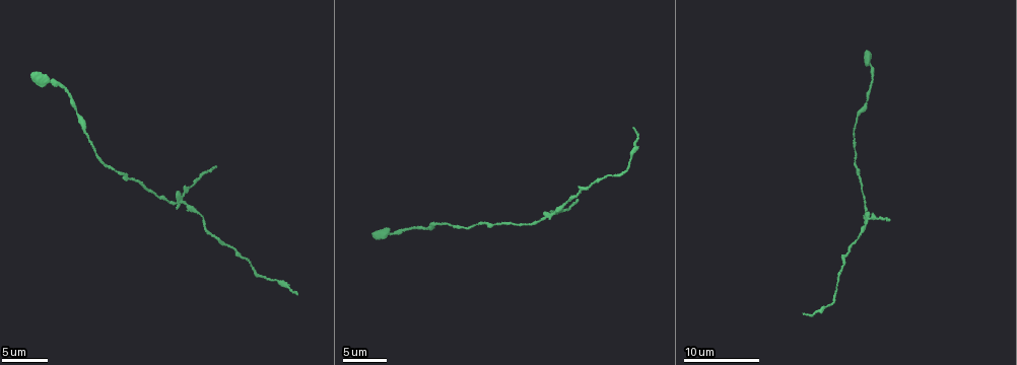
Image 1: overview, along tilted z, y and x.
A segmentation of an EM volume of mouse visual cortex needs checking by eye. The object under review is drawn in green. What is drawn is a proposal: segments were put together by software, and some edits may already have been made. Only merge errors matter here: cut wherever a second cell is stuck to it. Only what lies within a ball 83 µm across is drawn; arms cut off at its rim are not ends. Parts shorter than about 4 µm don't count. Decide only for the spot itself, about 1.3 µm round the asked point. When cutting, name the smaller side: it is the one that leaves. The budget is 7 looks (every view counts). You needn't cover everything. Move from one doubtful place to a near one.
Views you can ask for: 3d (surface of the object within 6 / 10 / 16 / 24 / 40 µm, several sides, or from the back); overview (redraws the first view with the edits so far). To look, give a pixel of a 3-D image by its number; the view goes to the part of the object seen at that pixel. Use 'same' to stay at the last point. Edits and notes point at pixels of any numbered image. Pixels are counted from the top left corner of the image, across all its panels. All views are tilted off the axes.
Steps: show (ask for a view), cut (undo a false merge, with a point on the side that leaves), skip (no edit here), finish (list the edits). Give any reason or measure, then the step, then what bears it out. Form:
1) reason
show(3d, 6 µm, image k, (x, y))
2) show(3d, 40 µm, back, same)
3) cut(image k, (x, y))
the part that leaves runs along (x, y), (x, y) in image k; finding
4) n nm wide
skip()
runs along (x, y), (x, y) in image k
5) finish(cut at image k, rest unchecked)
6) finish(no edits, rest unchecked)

calibre changes
show(3d, 6 µm, image 1, (435, 224))

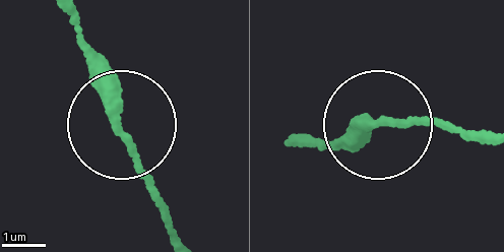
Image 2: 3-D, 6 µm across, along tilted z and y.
170 nm wide
skip()
runs along (489, 131), (407, 116), (361, 123), (322, 148) in image 2; one cell here

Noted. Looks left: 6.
thick turns thin
show(3d, 10 µm, image 1, (870, 67))

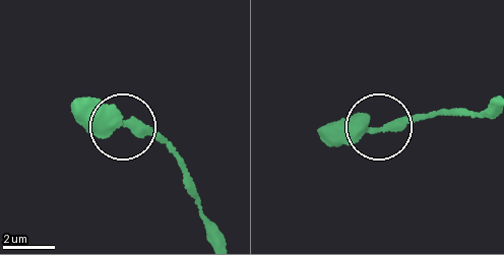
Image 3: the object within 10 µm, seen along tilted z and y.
300 nm wide
skip()
runs along (490, 107), (478, 113), (459, 108), (373, 131), (318, 129) in image 3; one cell here

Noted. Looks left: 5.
show(3d, 6 µm, image 1, (868, 218))

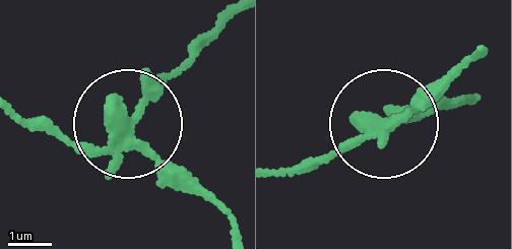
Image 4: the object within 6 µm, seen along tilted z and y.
cut(image 4, (157, 95))
the part that leaves runs along (118, 140), (230, 20) in image 4; two cells meet here

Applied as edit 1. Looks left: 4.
show(overview)

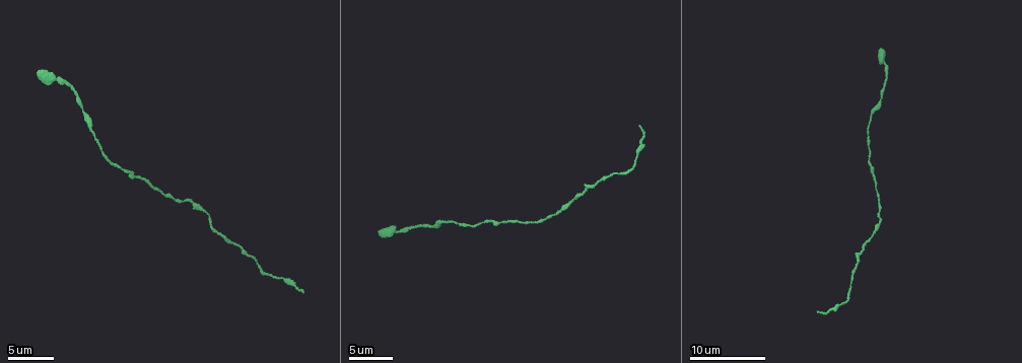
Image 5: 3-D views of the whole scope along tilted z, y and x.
thin neck
show(3d, 6 µm, image 5, (597, 183))

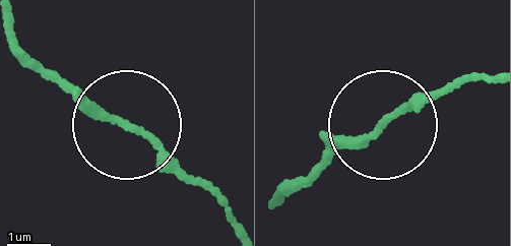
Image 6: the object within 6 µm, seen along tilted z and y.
skip()
runs along (19, 40), (217, 191) in image 6; one cell here

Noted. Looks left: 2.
finish(cut at image 4, rest unchecked)

